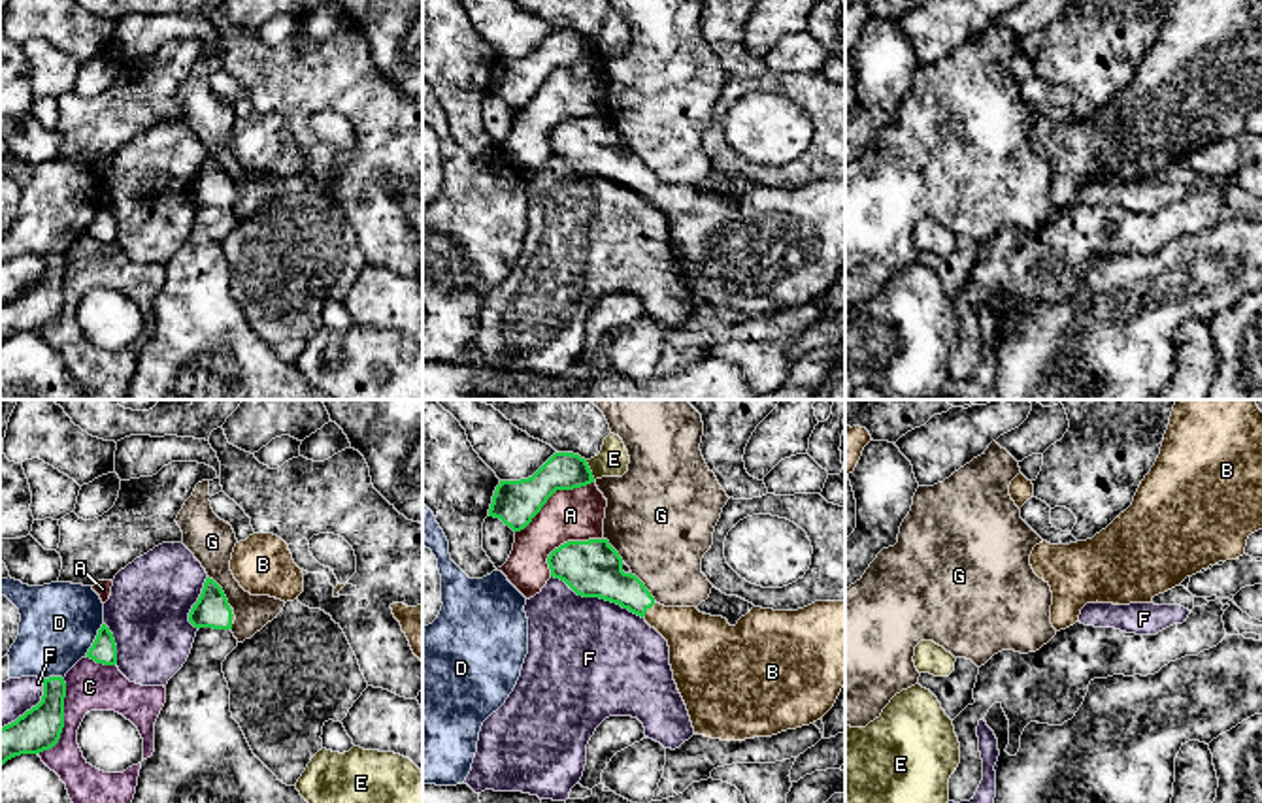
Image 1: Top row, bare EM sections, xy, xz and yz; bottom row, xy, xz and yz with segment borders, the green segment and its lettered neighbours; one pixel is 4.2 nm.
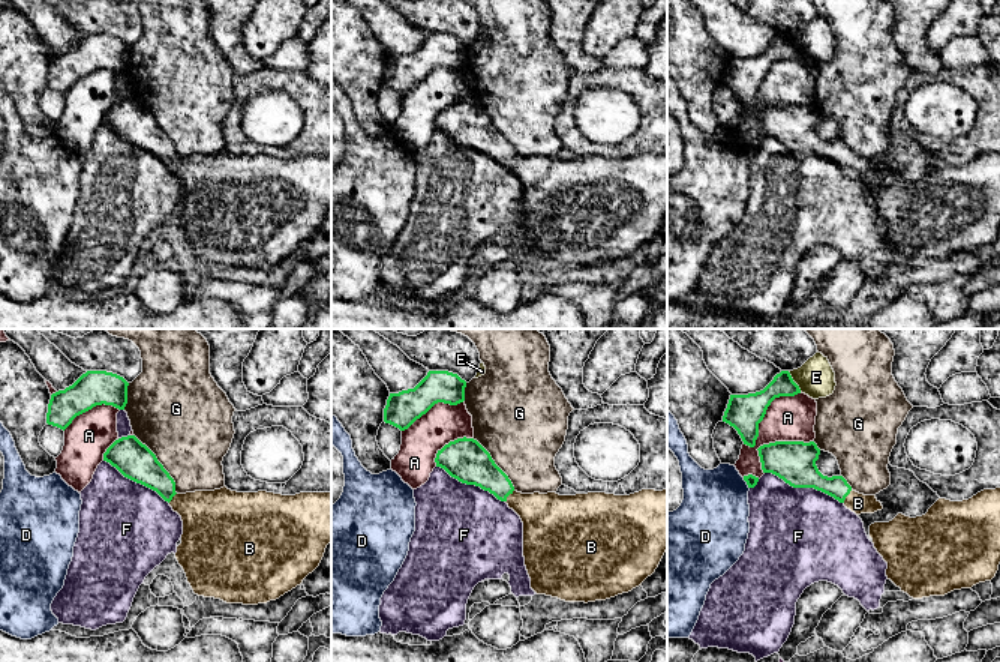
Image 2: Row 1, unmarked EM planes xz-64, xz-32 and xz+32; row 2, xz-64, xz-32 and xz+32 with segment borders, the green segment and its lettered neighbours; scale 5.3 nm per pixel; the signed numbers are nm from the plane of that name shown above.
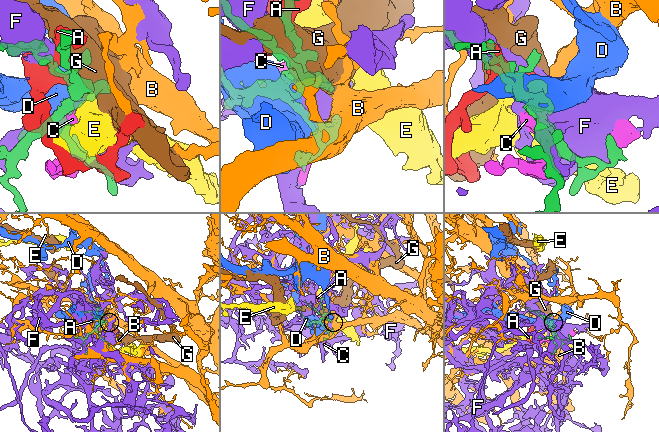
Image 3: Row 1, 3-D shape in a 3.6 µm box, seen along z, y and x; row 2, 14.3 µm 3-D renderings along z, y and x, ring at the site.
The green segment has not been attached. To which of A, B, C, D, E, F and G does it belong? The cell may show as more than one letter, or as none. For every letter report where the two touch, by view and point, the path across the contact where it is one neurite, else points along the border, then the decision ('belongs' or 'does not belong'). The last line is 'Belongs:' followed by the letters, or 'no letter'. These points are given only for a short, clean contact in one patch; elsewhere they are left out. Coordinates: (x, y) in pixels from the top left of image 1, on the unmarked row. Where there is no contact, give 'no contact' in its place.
A: meets green in xz at (551, 72); does not belong
B: meets green in xz at (649, 185); runs through xz (600, 153), (649, 185), (697, 219); belongs
C: meets green in xy at (63, 298); does not belong
D: meets green in xy at (95, 217); does not belong
E: meets green in xz at (589, 48); border along xz (585, 38), (595, 57); does not belong
F: meets green in xz at (597, 174); does not belong
G: meets green in xy at (221, 168); does not belong
Belongs: B

